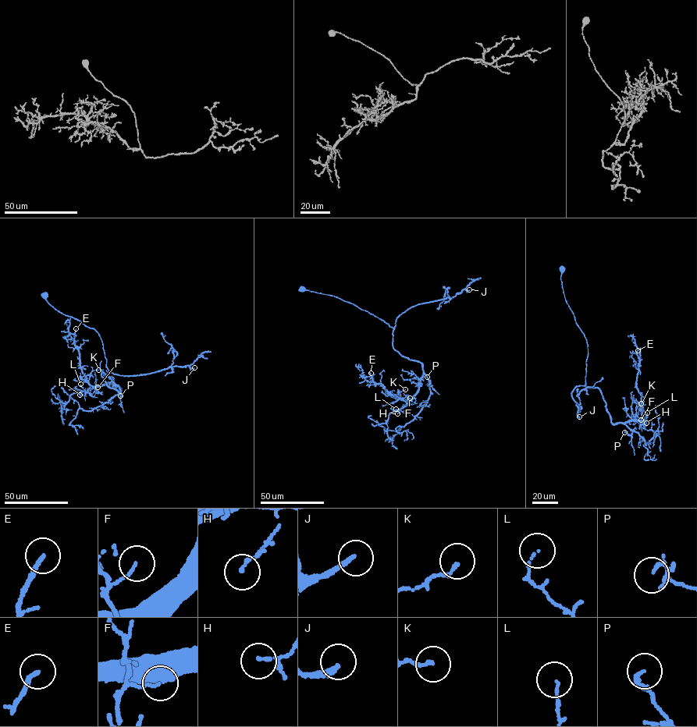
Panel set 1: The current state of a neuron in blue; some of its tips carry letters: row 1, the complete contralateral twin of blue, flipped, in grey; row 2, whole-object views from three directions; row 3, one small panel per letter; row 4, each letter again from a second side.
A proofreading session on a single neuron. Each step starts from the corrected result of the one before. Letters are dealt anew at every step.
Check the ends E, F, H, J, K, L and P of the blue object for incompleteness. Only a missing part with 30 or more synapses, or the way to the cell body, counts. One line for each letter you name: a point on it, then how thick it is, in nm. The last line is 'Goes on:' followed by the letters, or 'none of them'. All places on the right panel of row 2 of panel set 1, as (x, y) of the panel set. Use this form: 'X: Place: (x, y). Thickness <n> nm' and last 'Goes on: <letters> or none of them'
J: Place: (579, 416). Thickness 200 nm
Goes on: J

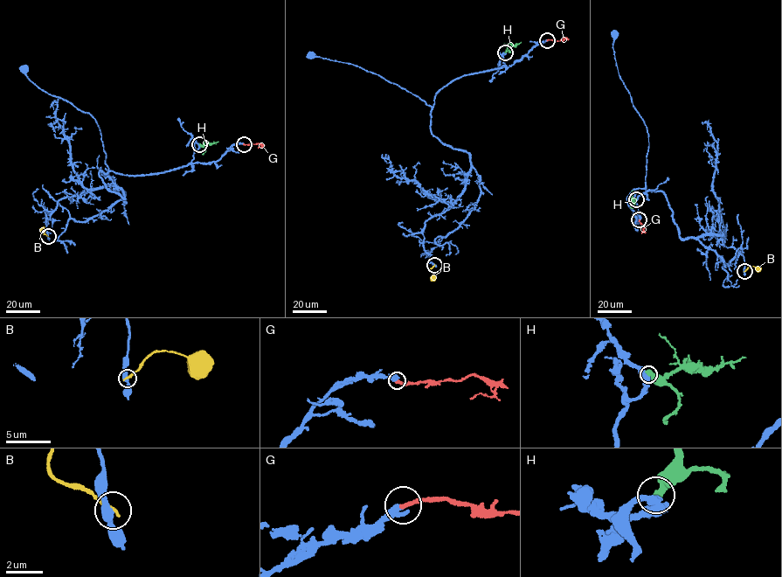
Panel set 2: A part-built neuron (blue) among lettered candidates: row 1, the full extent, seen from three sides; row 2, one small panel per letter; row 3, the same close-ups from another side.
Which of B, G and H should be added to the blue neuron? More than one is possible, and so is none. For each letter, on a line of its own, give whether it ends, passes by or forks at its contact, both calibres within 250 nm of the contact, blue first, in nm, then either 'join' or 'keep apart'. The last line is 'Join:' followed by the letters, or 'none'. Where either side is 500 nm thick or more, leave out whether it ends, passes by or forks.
B: it ends; calibres 380 and 200 nm; keep apart
G: it ends; calibres 220 and 240 nm; join
H: it ends; calibres 440 and 420 nm; keep apart
Join: G

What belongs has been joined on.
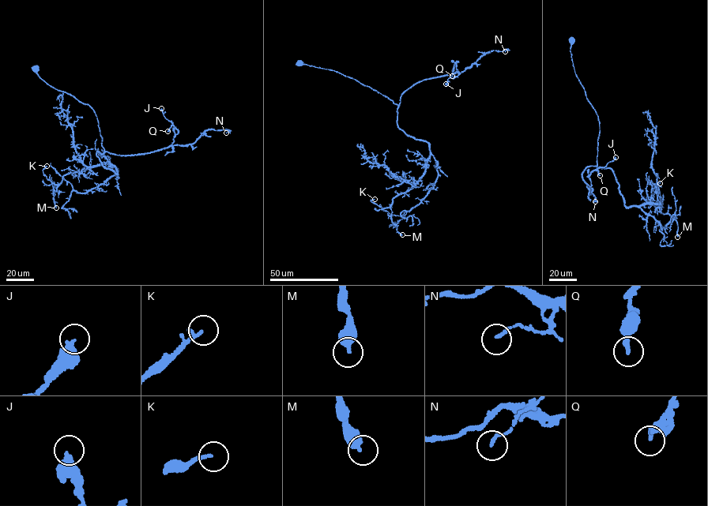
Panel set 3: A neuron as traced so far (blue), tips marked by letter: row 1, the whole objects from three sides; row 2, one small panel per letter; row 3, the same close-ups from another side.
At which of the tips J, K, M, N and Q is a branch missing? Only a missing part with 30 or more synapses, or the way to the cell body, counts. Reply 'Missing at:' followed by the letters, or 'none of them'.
Missing at: none of them

